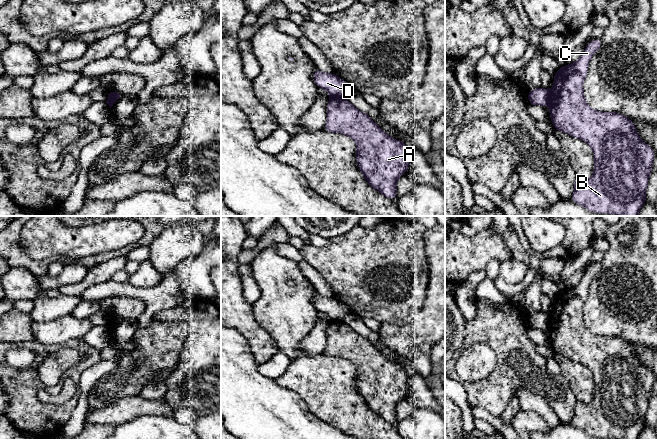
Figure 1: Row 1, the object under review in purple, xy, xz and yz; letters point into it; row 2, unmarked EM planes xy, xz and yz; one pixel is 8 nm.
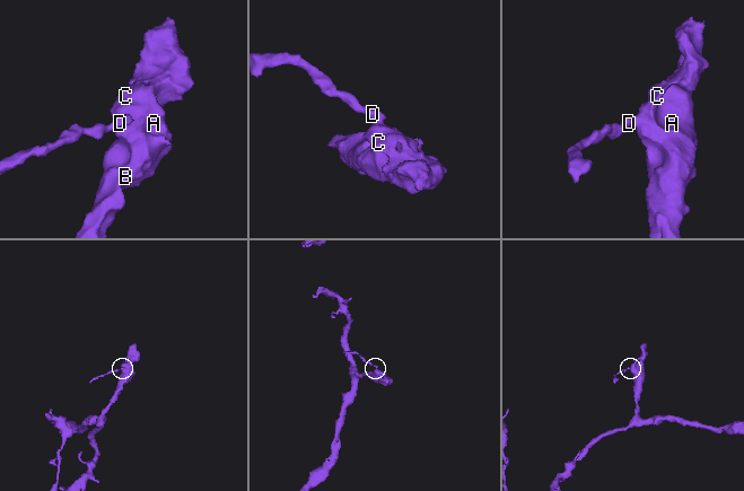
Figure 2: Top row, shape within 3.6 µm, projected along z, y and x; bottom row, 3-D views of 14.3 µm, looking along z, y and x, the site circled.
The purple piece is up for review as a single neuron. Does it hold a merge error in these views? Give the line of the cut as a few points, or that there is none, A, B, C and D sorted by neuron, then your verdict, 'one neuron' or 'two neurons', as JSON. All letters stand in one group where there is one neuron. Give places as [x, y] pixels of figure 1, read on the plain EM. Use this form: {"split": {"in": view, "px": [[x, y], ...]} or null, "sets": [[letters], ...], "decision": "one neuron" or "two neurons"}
{"split": {"in": "yz", "px": [[548, 315], [549, 327]]}, "sets": [["A", "B", "C"], ["D"]], "decision": "two neurons"}

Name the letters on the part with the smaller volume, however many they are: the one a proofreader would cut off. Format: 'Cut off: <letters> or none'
Cut off: D

